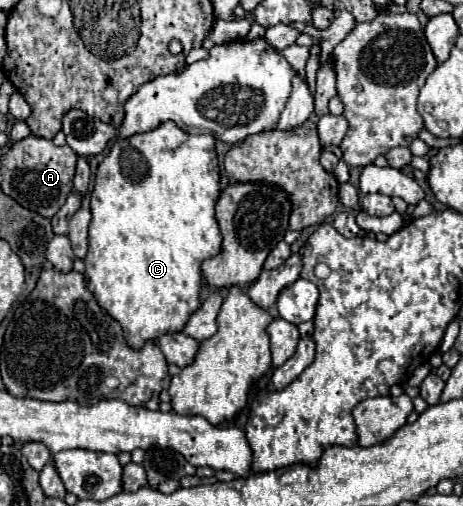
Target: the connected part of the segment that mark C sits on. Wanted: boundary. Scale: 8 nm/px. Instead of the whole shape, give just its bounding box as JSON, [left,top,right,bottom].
[85,122,221,350]

